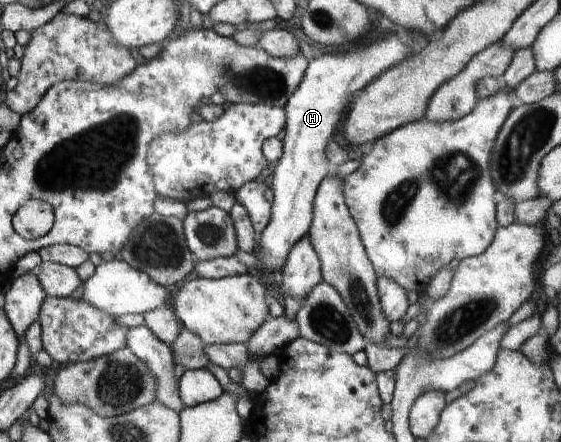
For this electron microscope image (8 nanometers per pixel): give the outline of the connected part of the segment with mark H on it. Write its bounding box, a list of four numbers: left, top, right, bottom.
[254,34,408,283]

